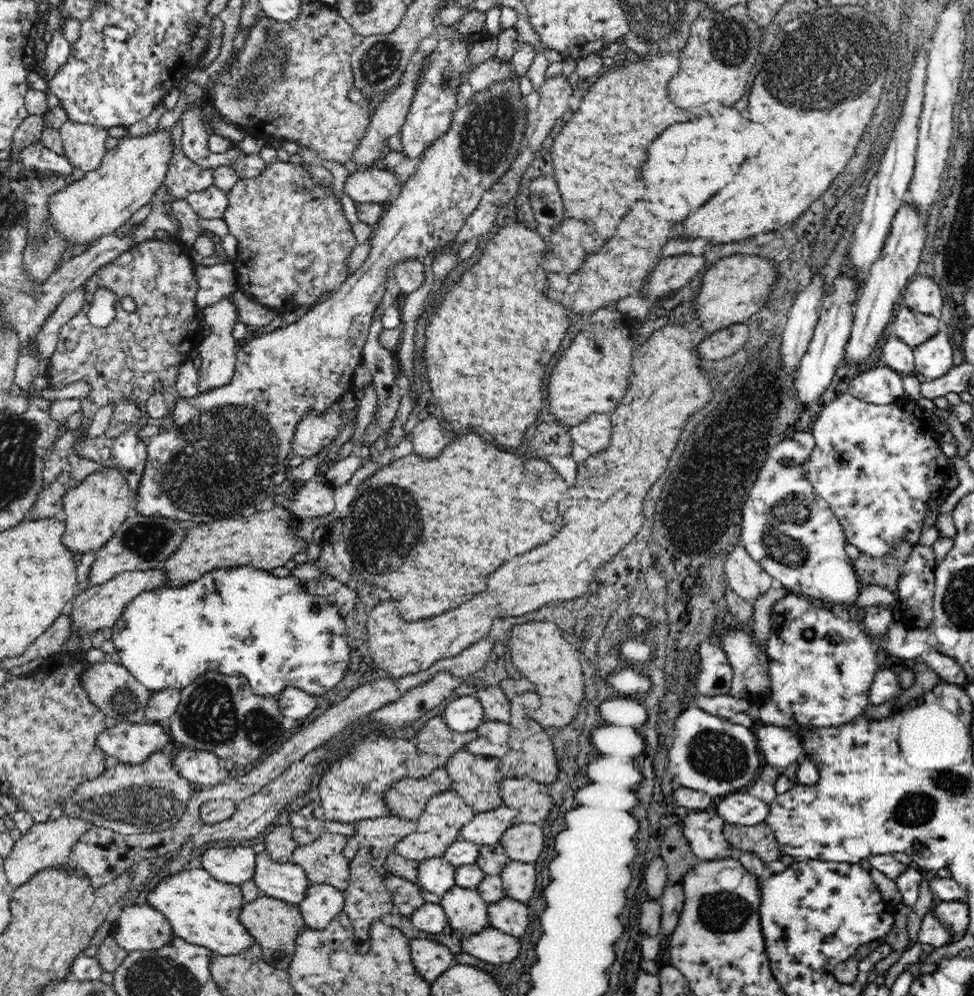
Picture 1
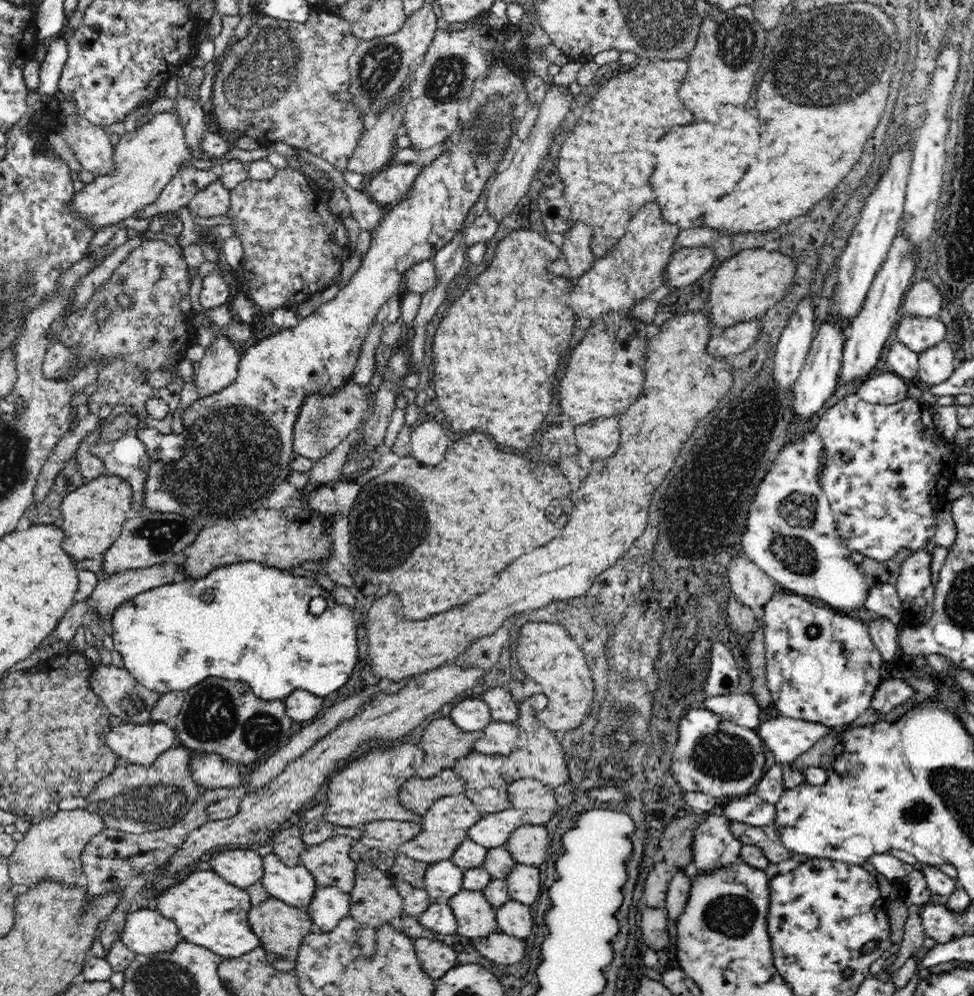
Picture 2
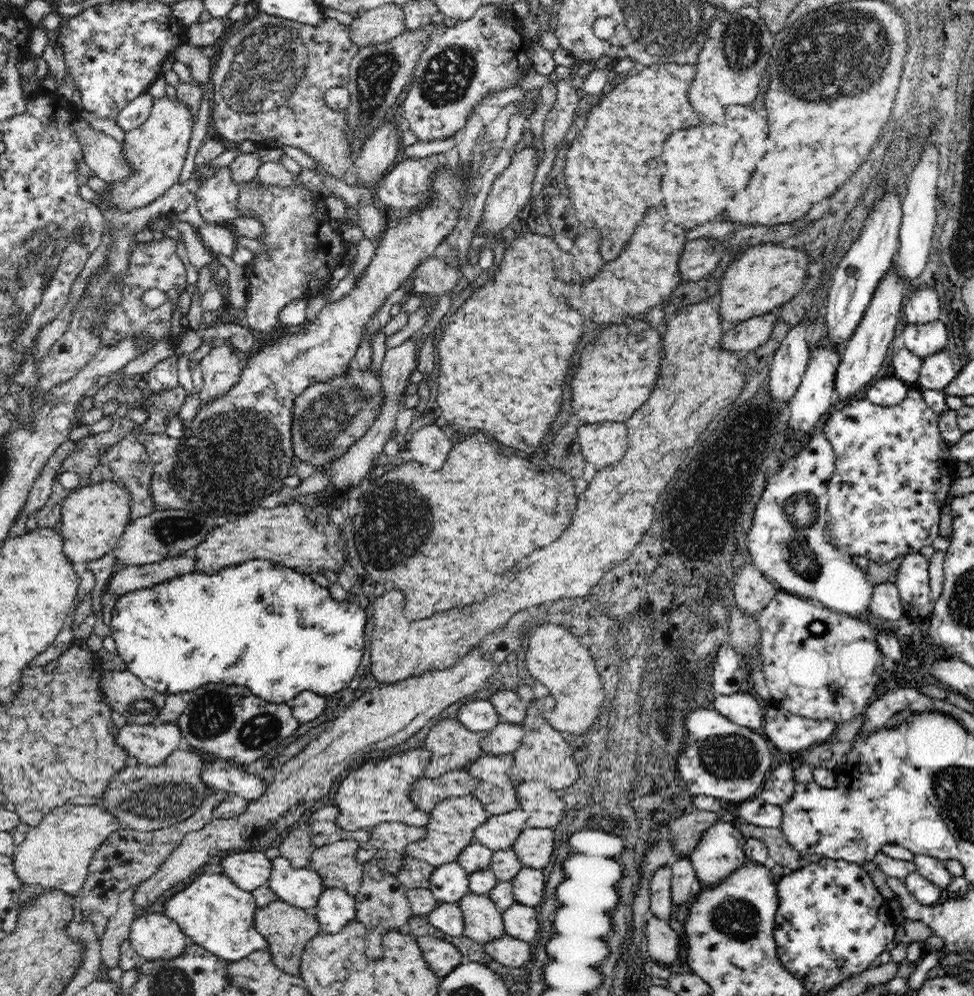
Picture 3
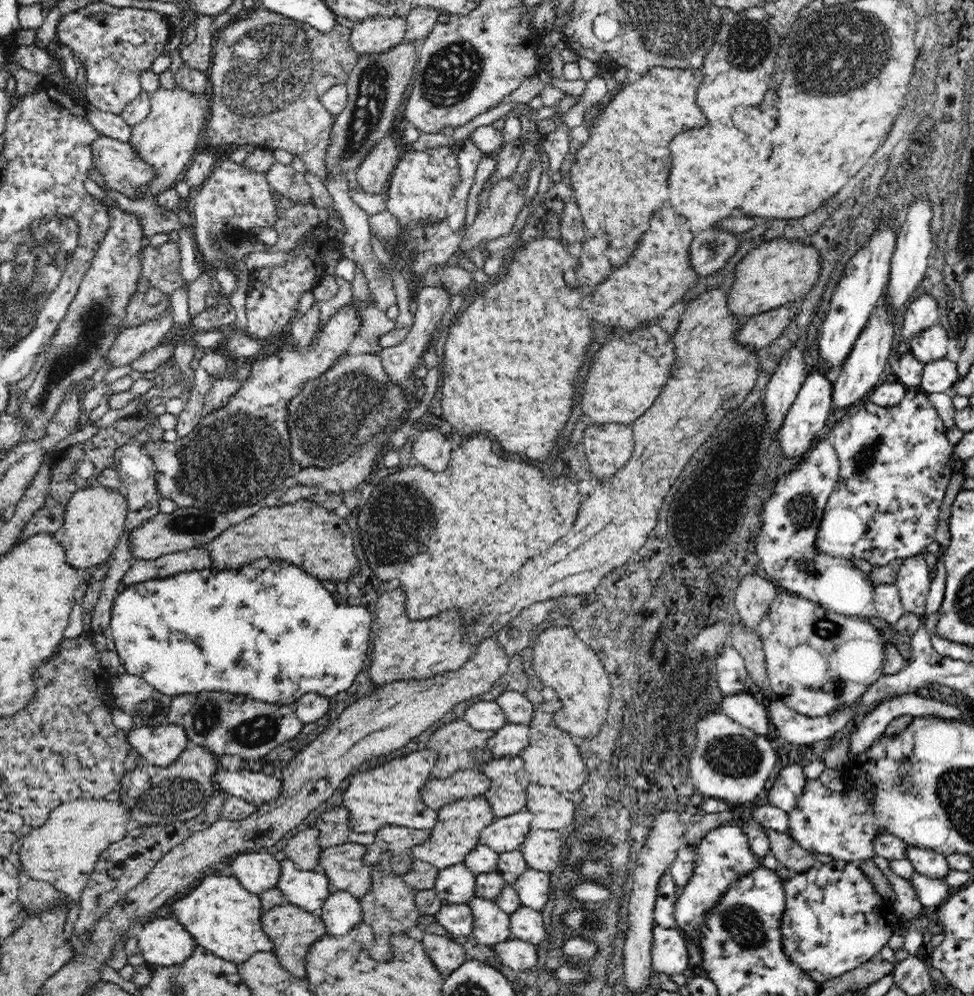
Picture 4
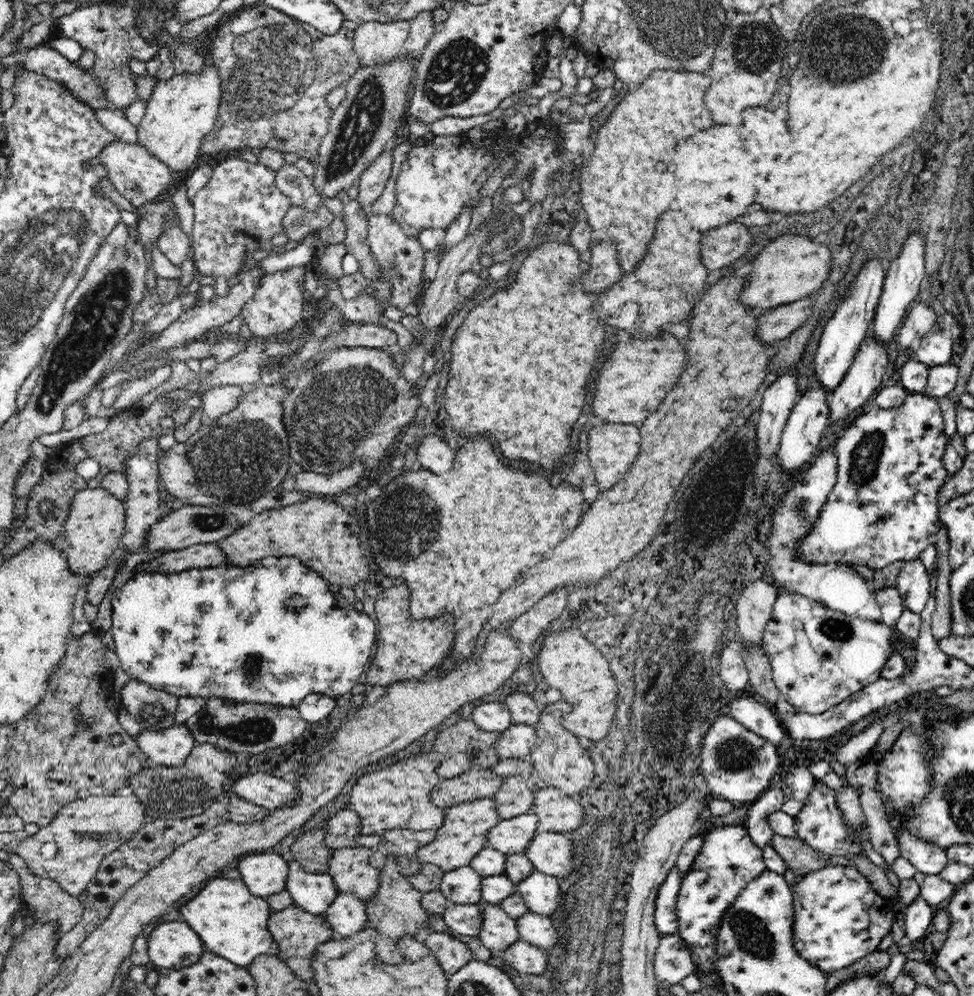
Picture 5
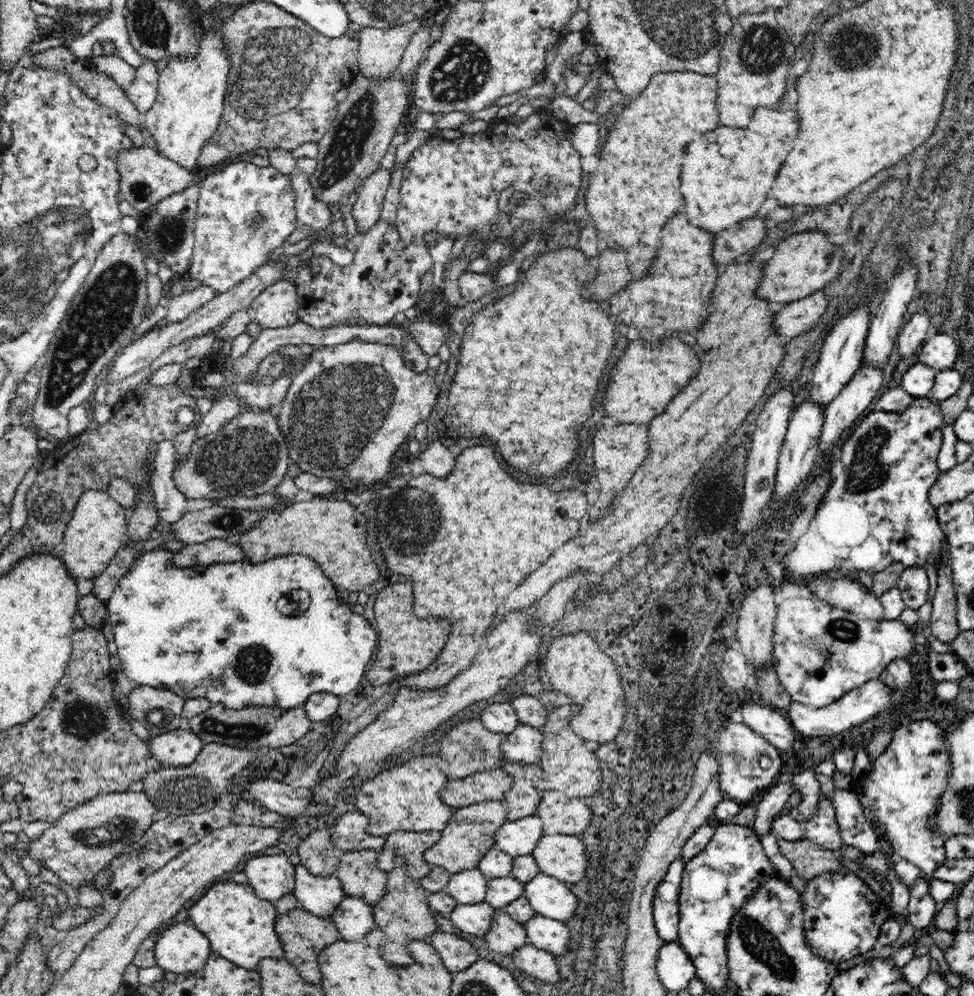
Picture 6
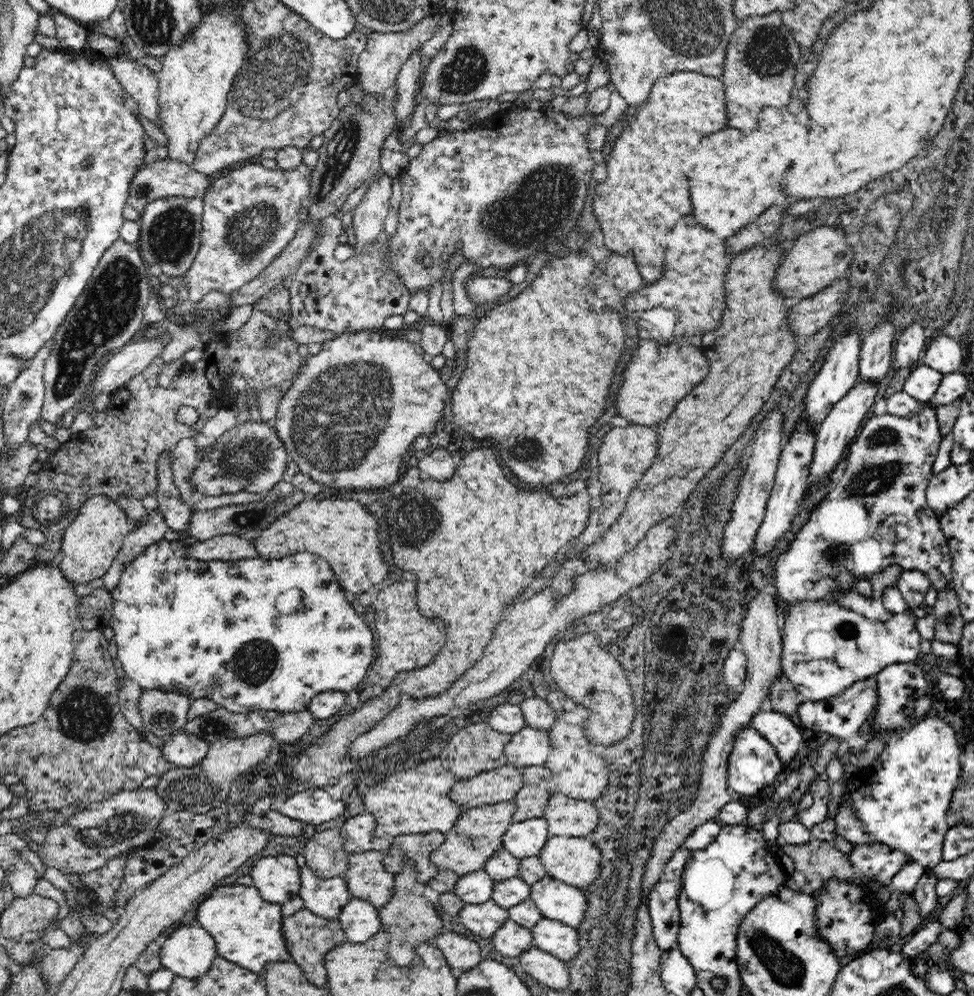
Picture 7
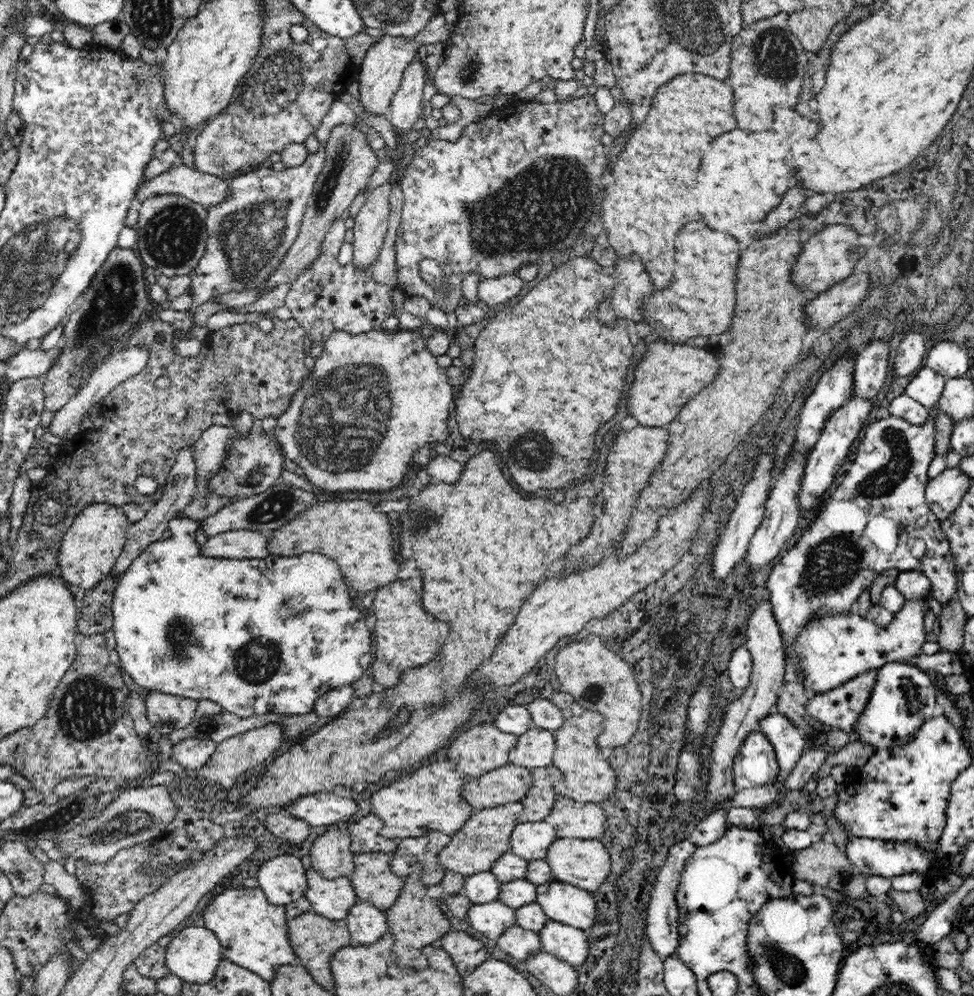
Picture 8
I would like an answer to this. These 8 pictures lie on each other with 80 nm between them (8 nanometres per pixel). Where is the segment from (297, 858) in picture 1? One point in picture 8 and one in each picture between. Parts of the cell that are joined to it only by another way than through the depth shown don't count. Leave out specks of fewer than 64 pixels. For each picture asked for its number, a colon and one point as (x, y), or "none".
2: (330, 862)
3: (336, 863)
4: (343, 865)
5: (352, 872)
6: (361, 877)
7: (367, 879)
8: (374, 881)

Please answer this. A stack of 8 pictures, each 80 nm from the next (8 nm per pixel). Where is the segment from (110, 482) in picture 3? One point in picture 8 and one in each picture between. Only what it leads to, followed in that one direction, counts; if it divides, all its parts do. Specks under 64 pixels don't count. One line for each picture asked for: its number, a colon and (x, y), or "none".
4: (94, 519)
5: (93, 529)
6: (94, 533)
7: (90, 543)
8: (89, 548)

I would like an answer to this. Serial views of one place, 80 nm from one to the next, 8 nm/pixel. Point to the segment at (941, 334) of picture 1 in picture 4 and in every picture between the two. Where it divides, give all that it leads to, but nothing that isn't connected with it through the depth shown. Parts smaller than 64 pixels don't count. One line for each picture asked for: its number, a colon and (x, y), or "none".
2: (935, 364)
3: (937, 371)
4: (939, 375)

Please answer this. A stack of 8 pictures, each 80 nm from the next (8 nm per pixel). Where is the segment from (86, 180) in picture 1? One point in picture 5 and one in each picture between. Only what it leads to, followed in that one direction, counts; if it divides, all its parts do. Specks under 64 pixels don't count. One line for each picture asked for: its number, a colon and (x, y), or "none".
2: (145, 160)
3: (156, 149)
4: (168, 138)
5: (181, 111)

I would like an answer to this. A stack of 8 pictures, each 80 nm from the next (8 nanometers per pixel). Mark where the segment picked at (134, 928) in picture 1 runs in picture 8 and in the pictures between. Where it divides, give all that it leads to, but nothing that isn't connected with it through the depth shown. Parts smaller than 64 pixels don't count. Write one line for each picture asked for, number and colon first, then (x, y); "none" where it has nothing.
2: (147, 932)
3: (155, 936)
4: (163, 941)
5: (172, 944)
6: (182, 948)
7: (189, 951)
8: (193, 955)

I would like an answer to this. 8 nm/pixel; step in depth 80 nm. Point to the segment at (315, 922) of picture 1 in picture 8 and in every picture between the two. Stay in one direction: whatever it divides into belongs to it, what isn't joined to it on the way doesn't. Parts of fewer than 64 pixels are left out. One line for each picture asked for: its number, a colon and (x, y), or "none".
2: (329, 905)
3: (335, 908)
4: (341, 912)
5: (347, 915)
6: (353, 916)
7: (360, 920)
8: (367, 923)

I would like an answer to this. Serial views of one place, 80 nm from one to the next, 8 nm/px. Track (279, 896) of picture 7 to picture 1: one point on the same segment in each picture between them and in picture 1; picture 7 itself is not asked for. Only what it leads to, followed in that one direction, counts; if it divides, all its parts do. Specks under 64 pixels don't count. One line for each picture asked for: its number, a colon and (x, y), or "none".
1: (233, 865)
2: (242, 868)
3: (248, 870)
4: (257, 872)
5: (265, 873)
6: (271, 876)

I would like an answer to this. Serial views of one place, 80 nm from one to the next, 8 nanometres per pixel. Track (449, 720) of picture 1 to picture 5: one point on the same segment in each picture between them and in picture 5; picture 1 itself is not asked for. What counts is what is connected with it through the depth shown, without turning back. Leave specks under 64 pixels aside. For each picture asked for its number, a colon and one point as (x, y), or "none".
2: (470, 715)
3: (480, 715)
4: (483, 716)
5: (494, 717)

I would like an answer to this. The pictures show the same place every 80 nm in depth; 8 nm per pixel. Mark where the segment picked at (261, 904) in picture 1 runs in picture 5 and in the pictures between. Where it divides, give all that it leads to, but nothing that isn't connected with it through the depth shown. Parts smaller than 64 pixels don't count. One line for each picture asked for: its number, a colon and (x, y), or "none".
2: (281, 927)
3: (287, 928)
4: (293, 930)
5: (298, 933)

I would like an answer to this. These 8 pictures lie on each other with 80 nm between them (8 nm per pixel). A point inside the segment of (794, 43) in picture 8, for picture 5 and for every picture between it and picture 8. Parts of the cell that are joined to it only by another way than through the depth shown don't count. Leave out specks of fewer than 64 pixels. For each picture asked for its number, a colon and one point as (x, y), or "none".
5: (748, 61)
6: (755, 59)
7: (762, 56)

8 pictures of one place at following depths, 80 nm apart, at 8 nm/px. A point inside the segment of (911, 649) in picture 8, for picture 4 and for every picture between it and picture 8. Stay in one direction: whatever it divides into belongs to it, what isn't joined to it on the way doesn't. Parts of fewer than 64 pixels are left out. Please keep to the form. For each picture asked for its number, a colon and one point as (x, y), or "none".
4: (818, 662)
5: (819, 656)
6: (821, 652)
7: (826, 648)

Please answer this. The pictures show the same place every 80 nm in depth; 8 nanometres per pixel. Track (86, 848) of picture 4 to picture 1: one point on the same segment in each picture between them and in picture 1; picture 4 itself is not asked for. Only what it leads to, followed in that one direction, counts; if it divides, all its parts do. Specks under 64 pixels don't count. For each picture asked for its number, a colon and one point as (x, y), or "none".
1: (46, 845)
2: (51, 849)
3: (56, 853)

